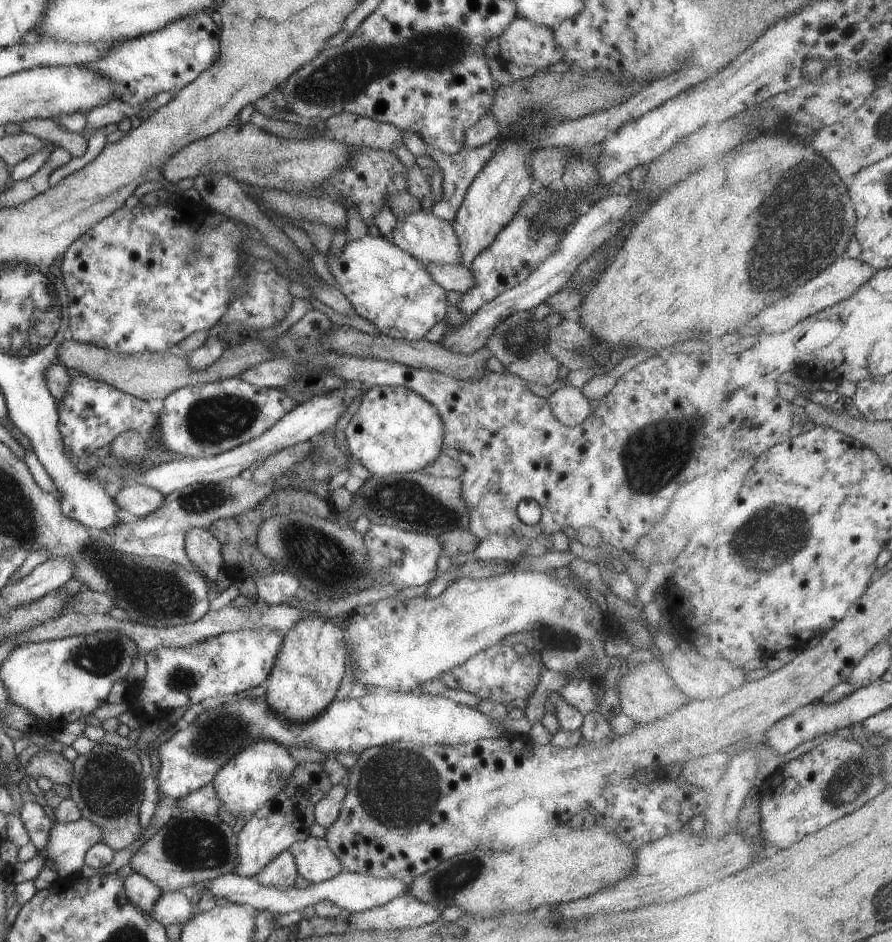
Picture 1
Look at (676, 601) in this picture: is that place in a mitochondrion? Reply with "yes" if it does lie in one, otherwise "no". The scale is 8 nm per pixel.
no

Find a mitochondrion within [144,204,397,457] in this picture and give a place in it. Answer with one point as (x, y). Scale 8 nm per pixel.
(213, 420)

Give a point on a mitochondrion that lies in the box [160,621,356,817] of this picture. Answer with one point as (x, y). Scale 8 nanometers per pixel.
(214, 738)

